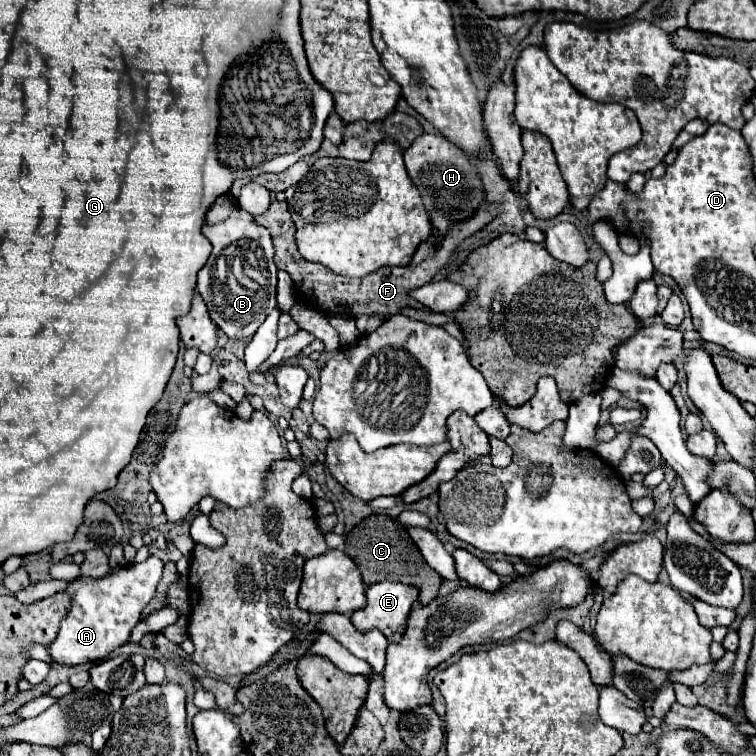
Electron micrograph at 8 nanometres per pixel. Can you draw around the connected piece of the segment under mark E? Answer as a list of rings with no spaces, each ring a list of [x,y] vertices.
[[[377,582],[377,584],[371,584],[367,588],[367,606],[363,610],[355,610],[351,620],[355,626],[361,628],[361,632],[367,632],[367,630],[381,630],[389,642],[399,642],[405,628],[407,628],[407,618],[409,618],[409,612],[411,612],[411,606],[413,602],[417,600],[419,596],[419,588],[415,586],[409,586],[409,584],[401,584],[401,582]]]

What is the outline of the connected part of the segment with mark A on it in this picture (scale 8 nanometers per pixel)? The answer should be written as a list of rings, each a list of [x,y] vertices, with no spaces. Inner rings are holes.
[[[149,556],[141,564],[127,564],[103,578],[79,576],[63,590],[71,596],[71,608],[61,622],[55,640],[47,646],[53,662],[59,666],[83,666],[111,656],[119,646],[129,642],[131,630],[141,622],[143,608],[155,598],[155,588],[163,574],[163,562]]]

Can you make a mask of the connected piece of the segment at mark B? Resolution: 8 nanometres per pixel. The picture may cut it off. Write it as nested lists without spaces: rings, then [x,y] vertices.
[[[235,208],[223,222],[205,224],[203,234],[213,244],[213,252],[199,272],[197,292],[203,296],[215,324],[229,338],[251,338],[277,306],[277,266],[273,262],[271,234],[265,226],[255,224],[253,214],[243,208]]]

